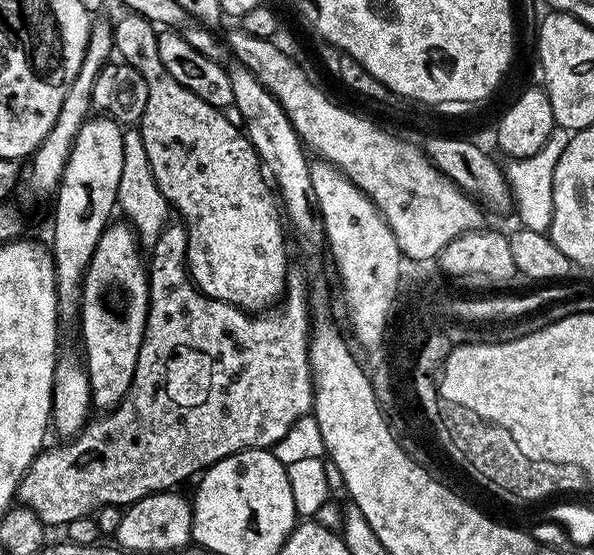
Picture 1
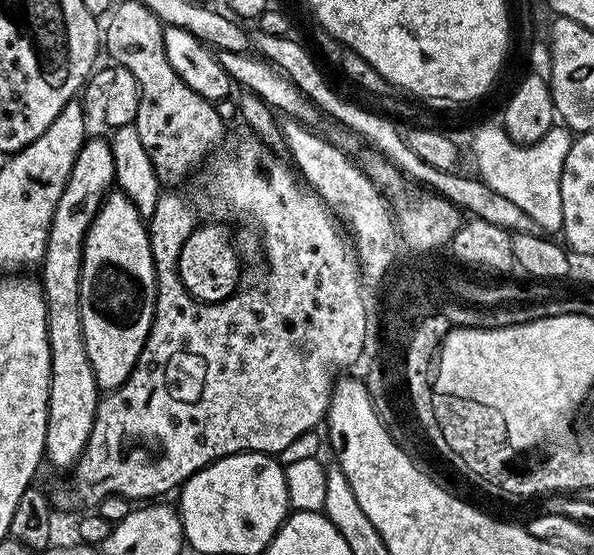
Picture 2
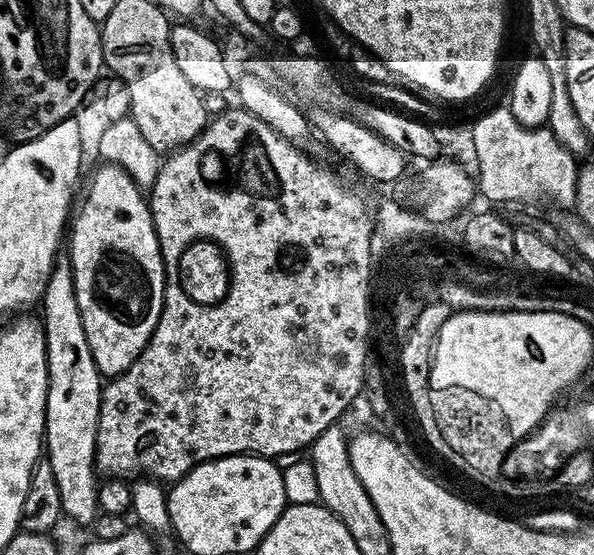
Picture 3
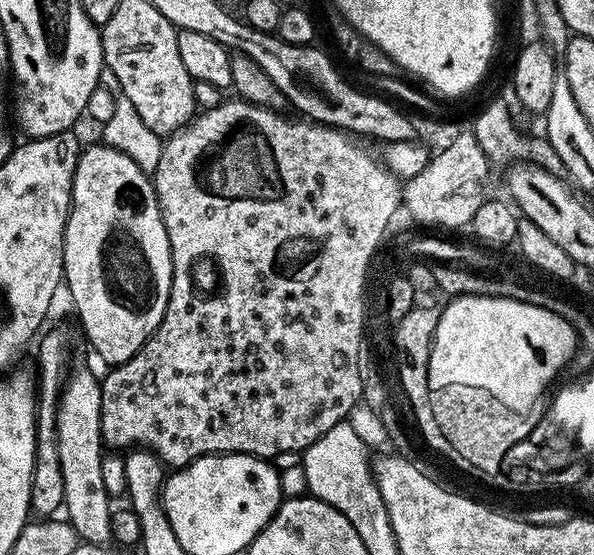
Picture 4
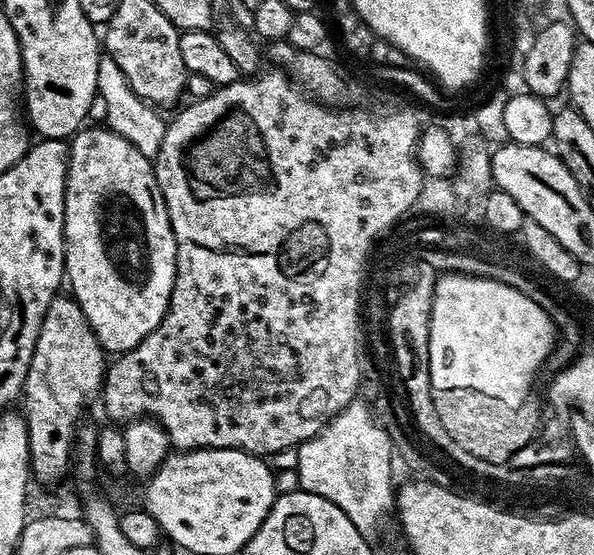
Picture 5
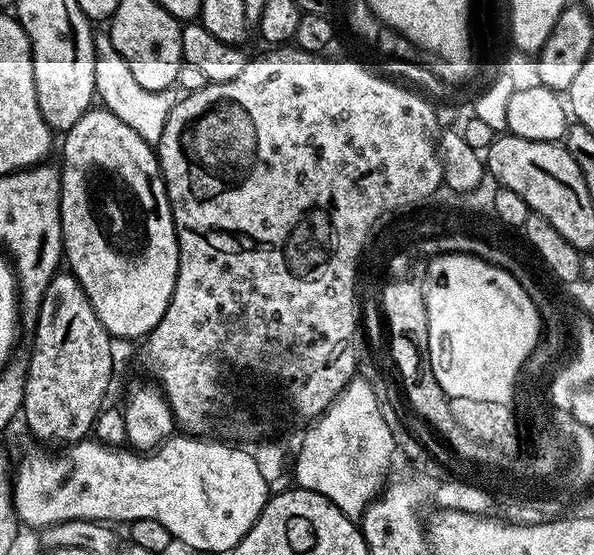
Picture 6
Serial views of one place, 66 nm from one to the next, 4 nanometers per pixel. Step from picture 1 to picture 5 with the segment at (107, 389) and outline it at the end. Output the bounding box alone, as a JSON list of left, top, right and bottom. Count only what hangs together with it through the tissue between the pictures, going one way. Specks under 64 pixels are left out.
[64,126,176,354]

